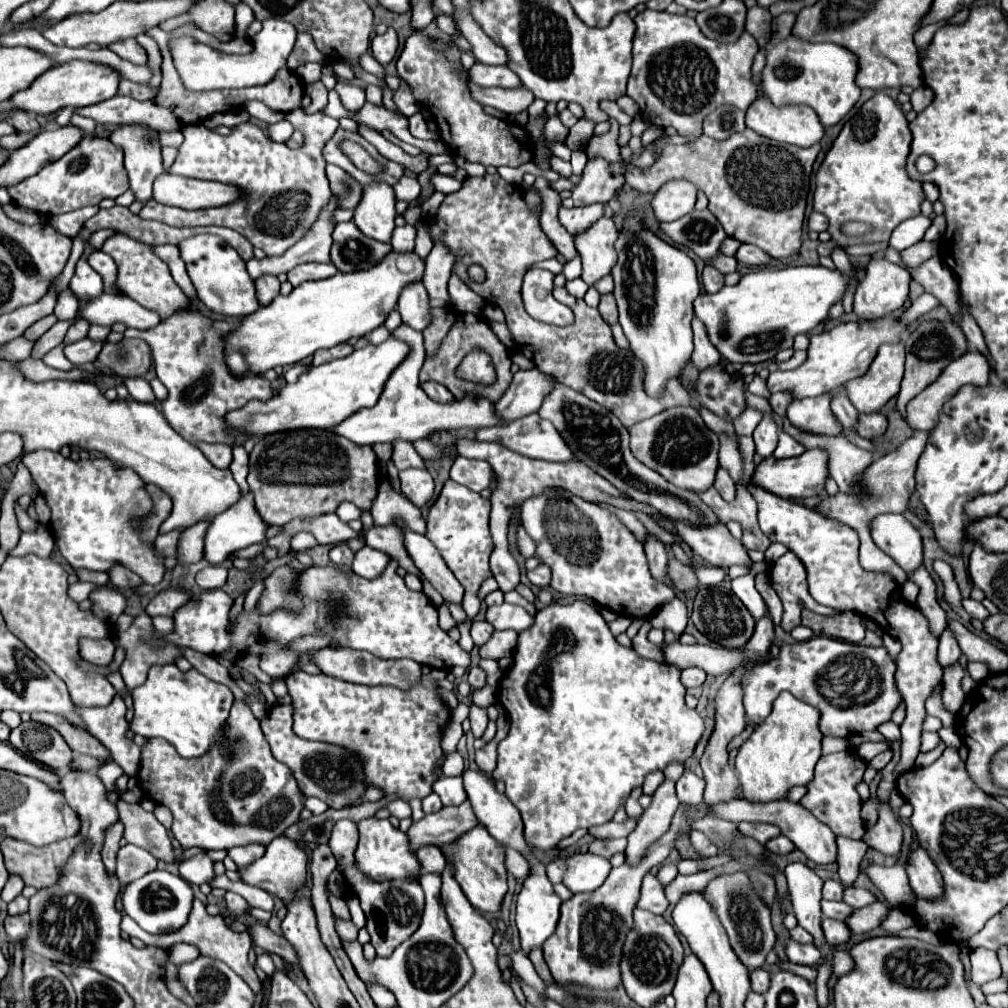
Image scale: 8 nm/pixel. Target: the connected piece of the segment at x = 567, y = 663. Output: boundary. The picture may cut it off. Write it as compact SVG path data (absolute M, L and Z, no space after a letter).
M574 601L572 605L550 603L544 609L540 609L536 613L534 625L528 631L522 631L518 635L518 647L514 653L514 661L498 685L498 699L508 713L510 733L498 745L498 765L492 773L492 779L502 779L506 783L506 795L522 815L526 845L530 849L548 851L548 849L558 847L558 843L564 837L572 835L580 827L588 829L594 825L608 823L612 819L612 815L616 813L616 809L622 805L624 797L628 797L634 787L640 787L648 773L652 773L656 769L664 769L670 761L684 763L692 755L692 751L694 751L694 747L704 731L702 717L694 709L688 709L684 705L684 693L686 693L686 687L680 683L680 669L678 667L674 667L670 663L658 663L652 659L638 657L634 653L634 649L626 649L626 647L618 645L614 635L610 633L608 625L606 625L606 621L598 613L598 609L594 609L594 605L590 605L586 601Z

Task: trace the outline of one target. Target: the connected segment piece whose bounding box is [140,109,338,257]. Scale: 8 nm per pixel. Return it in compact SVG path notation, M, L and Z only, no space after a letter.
M303 109L286 113L287 120L304 134L304 145L290 149L284 143L272 141L256 123L246 121L232 127L232 133L222 137L206 129L203 124L191 124L180 129L184 143L178 147L178 157L168 169L172 175L210 179L220 183L238 185L248 193L246 201L230 203L218 209L188 210L162 205L150 199L140 217L162 221L172 227L194 227L194 225L222 225L244 235L254 247L262 249L268 257L282 255L290 249L306 227L314 221L314 215L322 209L322 203L330 199L330 181L326 177L326 159L322 155L324 145L332 139L338 129L338 119L324 113L306 115Z

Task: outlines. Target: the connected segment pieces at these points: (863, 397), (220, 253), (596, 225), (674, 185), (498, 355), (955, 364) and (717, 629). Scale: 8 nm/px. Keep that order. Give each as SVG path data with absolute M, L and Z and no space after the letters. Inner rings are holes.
M904 341L886 343L880 347L870 369L846 383L846 395L860 413L878 411L890 397L900 391L900 381L904 375Z
M196 235L180 243L180 255L186 263L188 275L196 287L198 299L214 313L218 315L230 315L230 317L244 317L254 313L260 303L256 297L254 279L248 275L244 261L238 257L234 249L228 247L222 239L216 235Z
M600 217L588 229L574 235L576 249L582 257L582 279L592 285L600 277L608 275L614 265L614 239L618 237L618 229L612 219Z
M688 179L666 181L652 199L652 209L658 221L674 221L694 211L698 187Z
M460 313L456 317L456 321L452 323L448 335L442 339L438 351L434 357L426 357L424 365L422 365L422 371L420 371L420 383L426 383L426 381L436 381L440 385L444 385L454 397L462 399L466 395L478 395L478 399L488 399L492 403L498 401L502 394L506 391L506 387L510 385L512 381L512 371L510 371L510 355L506 355L506 345L502 345L502 341L494 335L494 331L490 329L490 325L480 317L480 315L474 315L474 313ZM474 347L480 347L484 351L492 351L492 361L494 361L494 367L496 367L496 383L492 387L480 387L478 384L474 384L468 381L462 381L454 375L456 367L458 367L458 361L462 361L462 357L472 351Z
M968 351L960 359L954 359L952 363L948 363L934 383L930 383L918 397L908 401L906 413L902 415L902 419L914 431L930 431L934 427L934 423L938 421L938 413L942 409L942 403L946 403L946 399L950 399L954 395L954 391L958 391L958 387L962 387L966 383L986 385L988 383L988 373L990 373L990 365L986 365L986 357L982 353L978 353L978 351Z
M716 585L716 587L700 587L698 589L698 593L694 597L692 623L712 643L726 647L726 649L742 649L754 633L756 619L750 615L750 611L746 611L746 607L740 603L740 599L728 587Z

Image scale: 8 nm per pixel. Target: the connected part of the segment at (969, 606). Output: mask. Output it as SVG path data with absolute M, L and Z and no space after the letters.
M962 599L962 605L964 609L970 613L972 619L978 619L978 621L984 621L990 613L986 611L986 607L980 603L980 601L974 601L974 599Z

